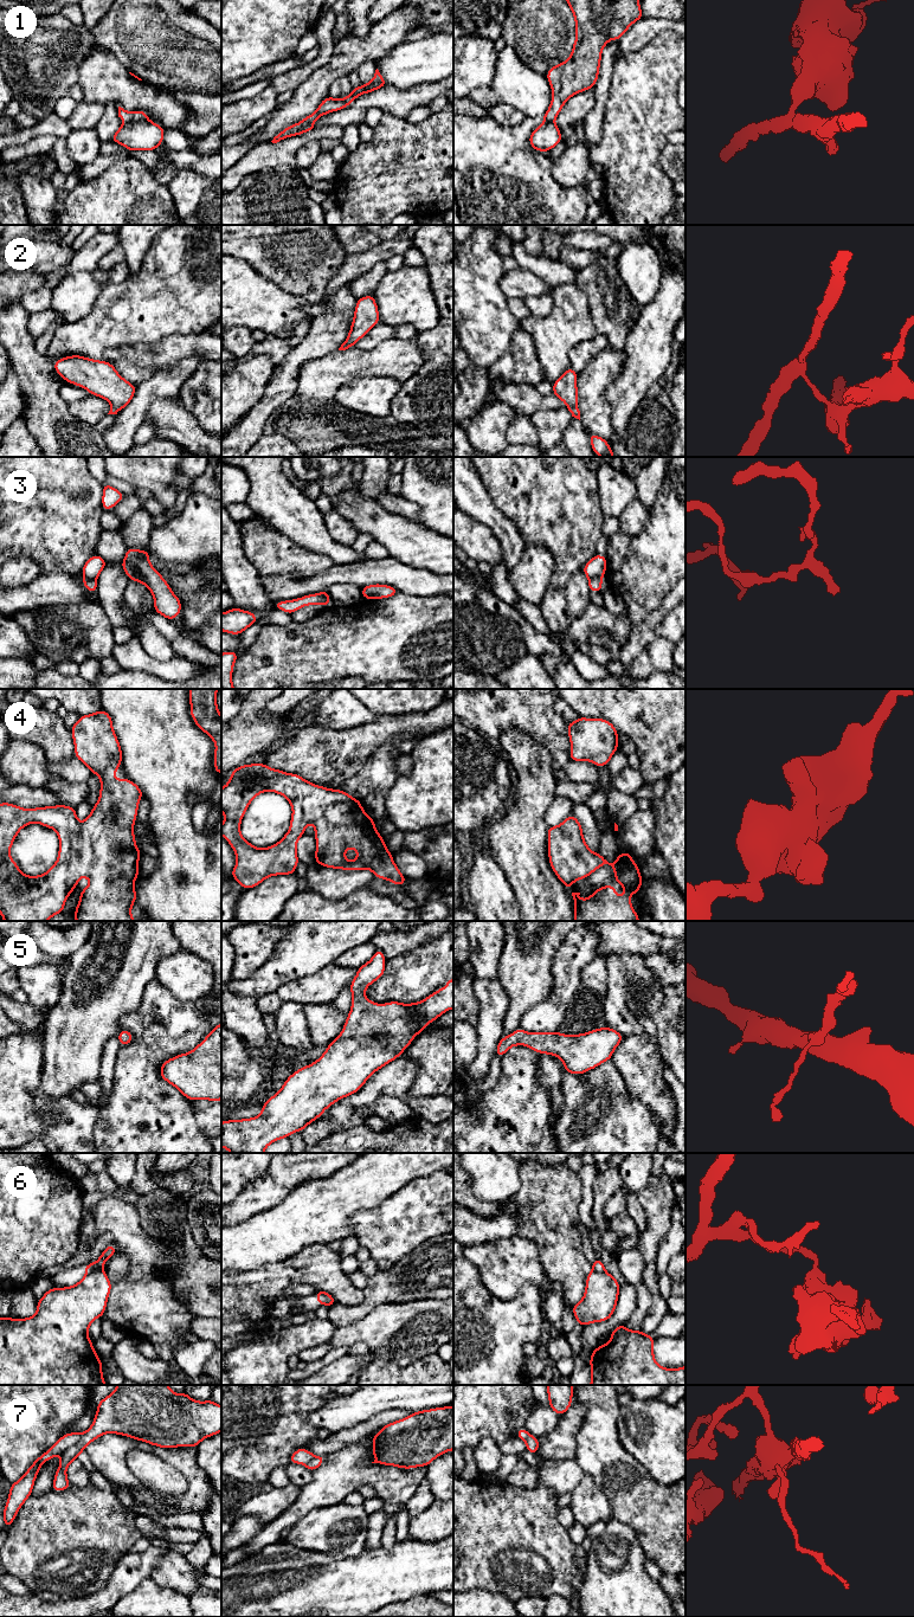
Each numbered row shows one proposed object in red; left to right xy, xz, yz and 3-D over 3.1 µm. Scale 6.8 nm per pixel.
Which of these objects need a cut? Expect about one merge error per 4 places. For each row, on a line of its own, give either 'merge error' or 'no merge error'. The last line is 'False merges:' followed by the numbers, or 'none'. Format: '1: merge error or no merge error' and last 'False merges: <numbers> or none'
1: merge error
2: merge error
3: merge error
4: no merge error
5: no merge error
6: merge error
7: merge error
False merges: 1, 2, 3, 6, 7

